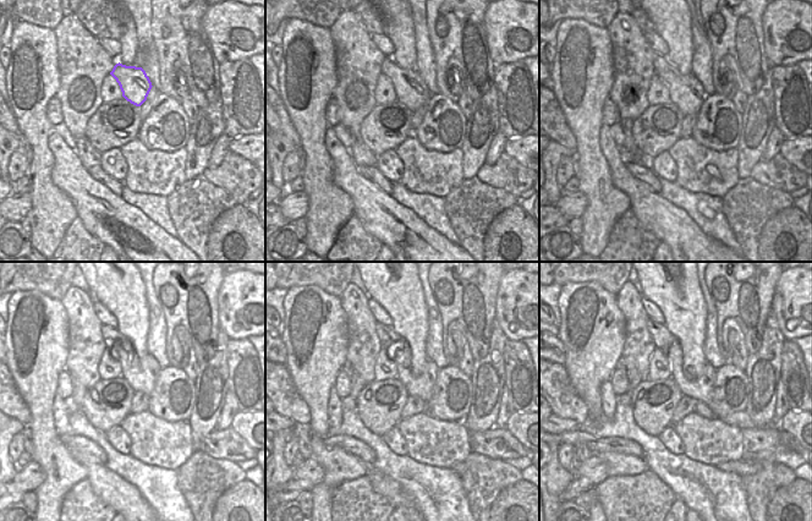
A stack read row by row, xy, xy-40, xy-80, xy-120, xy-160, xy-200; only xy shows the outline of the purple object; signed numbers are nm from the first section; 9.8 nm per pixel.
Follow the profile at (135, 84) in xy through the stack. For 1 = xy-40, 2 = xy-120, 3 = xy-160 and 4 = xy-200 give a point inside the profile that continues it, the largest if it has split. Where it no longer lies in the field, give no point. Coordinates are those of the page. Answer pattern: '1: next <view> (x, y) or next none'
1: next xy-40 (411, 91)
2: next xy-120 (141, 373)
3: next xy-160 (421, 385)
4: next xy-200 (701, 390)

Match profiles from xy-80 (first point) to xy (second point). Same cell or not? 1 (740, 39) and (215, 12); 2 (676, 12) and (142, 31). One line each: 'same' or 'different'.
1: different
2: different

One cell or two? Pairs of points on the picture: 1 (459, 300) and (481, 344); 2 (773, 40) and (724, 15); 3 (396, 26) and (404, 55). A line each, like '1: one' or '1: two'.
1: one
2: two
3: one

